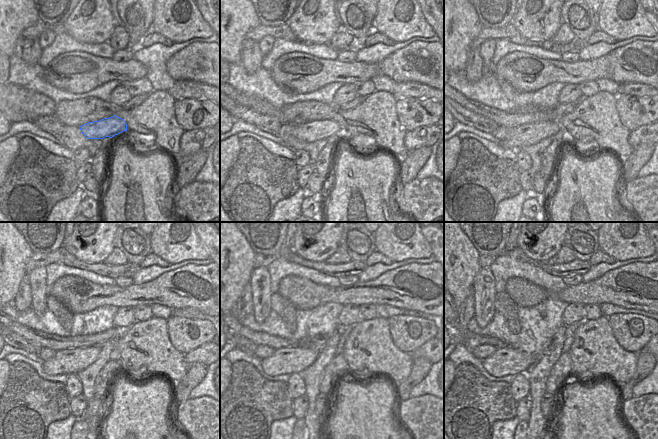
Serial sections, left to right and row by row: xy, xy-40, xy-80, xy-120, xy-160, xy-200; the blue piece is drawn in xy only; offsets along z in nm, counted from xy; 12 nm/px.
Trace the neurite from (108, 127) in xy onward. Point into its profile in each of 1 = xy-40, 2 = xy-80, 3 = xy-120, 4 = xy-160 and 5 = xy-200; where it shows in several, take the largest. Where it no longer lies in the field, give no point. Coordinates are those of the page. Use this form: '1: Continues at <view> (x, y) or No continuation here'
1: Continues at xy-40 (313, 131)
2: Continues at xy-80 (528, 134)
3: Continues at xy-120 (69, 361)
4: Continues at xy-160 (287, 360)
5: Continues at xy-200 (505, 361)

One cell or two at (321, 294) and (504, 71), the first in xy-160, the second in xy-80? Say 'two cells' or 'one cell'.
one cell

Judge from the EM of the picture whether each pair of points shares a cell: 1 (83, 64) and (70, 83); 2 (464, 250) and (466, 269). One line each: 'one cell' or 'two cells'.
1: one cell
2: one cell

